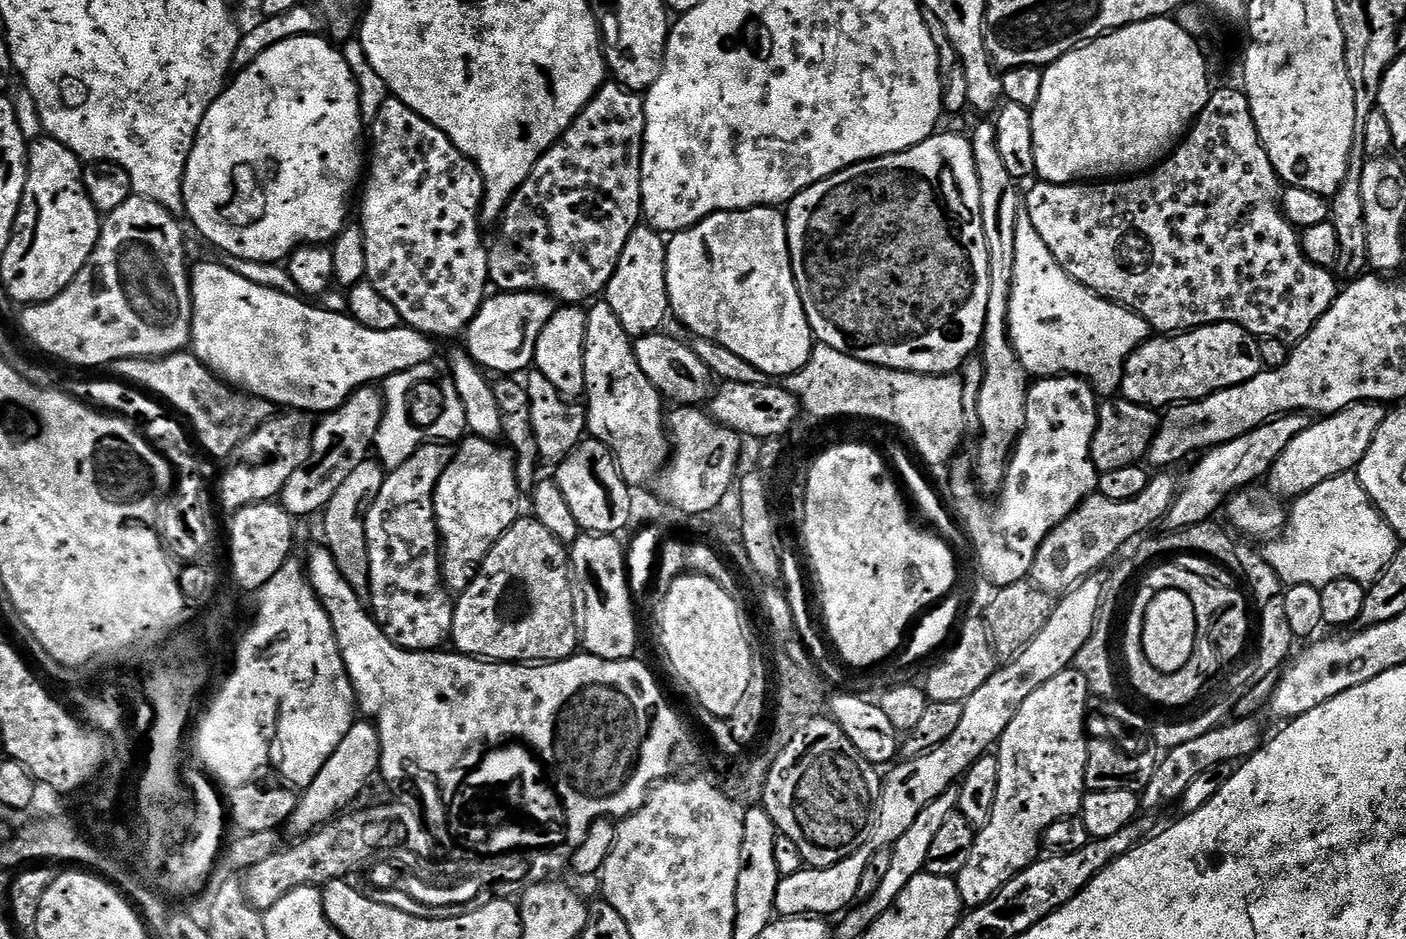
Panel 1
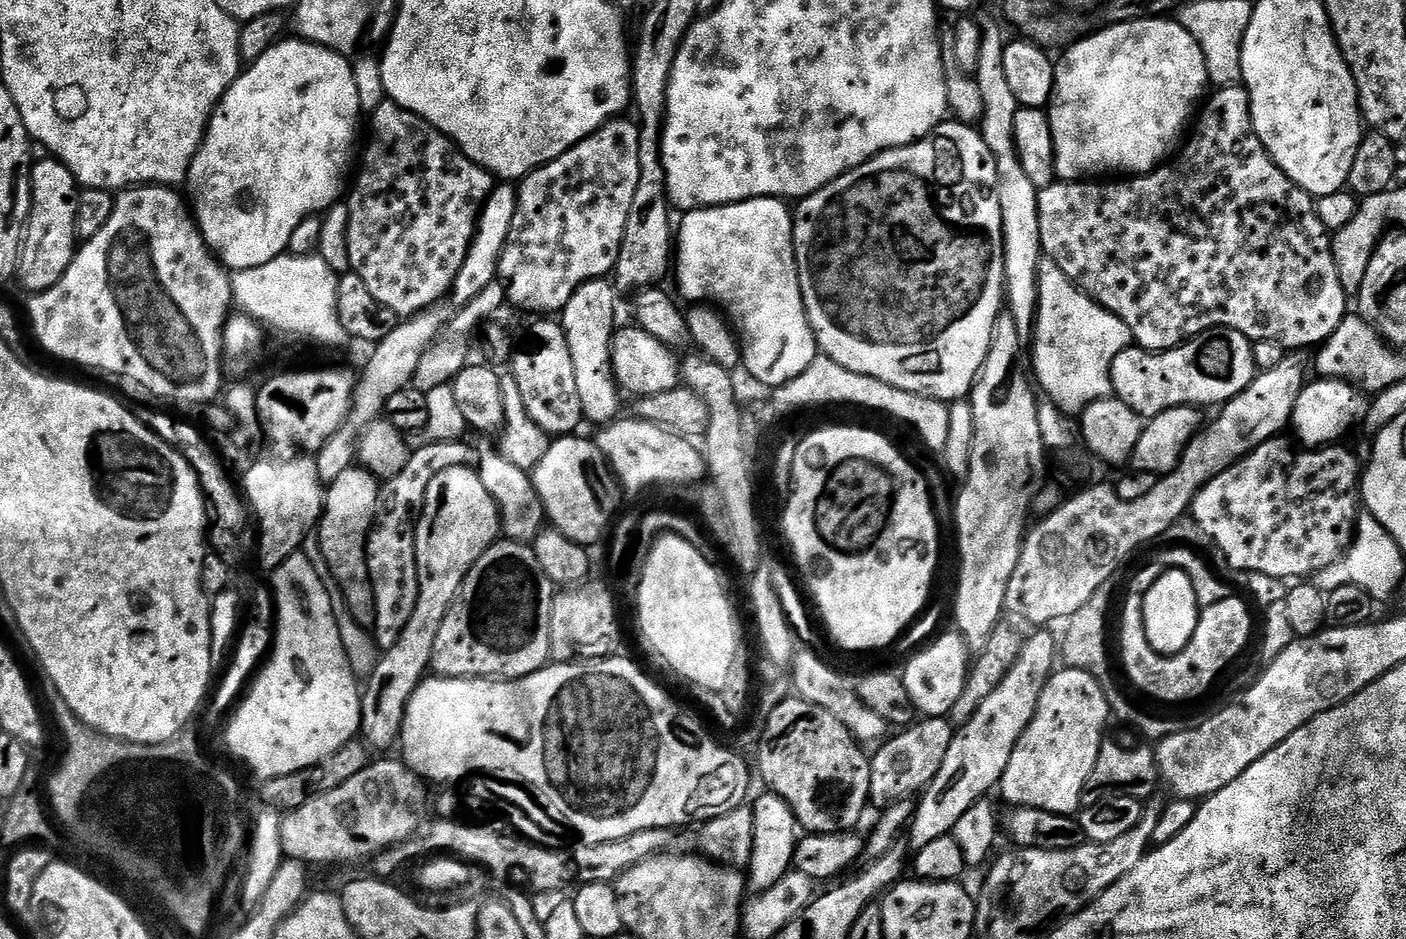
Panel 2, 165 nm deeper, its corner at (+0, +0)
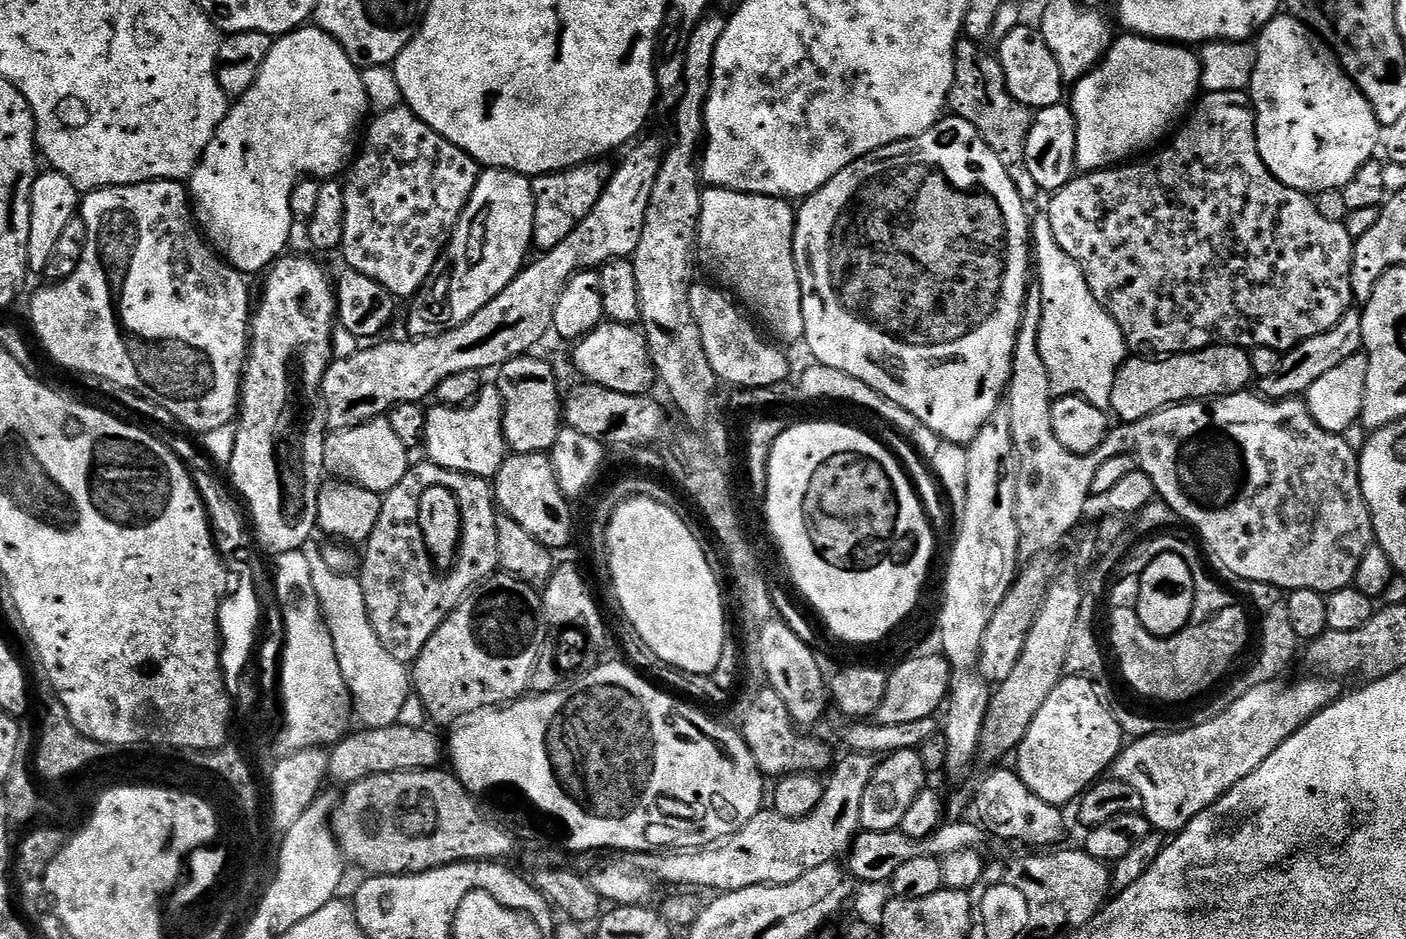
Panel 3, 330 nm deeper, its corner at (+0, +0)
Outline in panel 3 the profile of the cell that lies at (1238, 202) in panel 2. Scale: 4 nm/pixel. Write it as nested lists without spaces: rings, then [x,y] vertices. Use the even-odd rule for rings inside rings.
[[[1247,91],[1209,92],[1199,101],[1195,111],[1179,125],[1180,136],[1173,138],[1172,145],[1161,152],[1153,151],[1149,160],[1144,160],[1141,164],[1128,162],[1123,166],[1101,168],[1077,175],[1069,184],[1051,193],[1049,200],[1052,201],[1048,204],[1046,215],[1050,230],[1054,232],[1054,242],[1058,242],[1058,246],[1062,246],[1062,250],[1078,266],[1078,270],[1082,270],[1082,278],[1086,278],[1090,294],[1094,294],[1094,298],[1098,298],[1110,318],[1118,322],[1129,353],[1144,354],[1149,348],[1152,351],[1149,353],[1159,354],[1161,357],[1179,356],[1181,352],[1197,352],[1211,344],[1233,344],[1235,348],[1245,350],[1270,346],[1283,354],[1306,342],[1306,338],[1314,338],[1314,334],[1322,334],[1333,328],[1342,318],[1342,314],[1353,307],[1350,286],[1354,243],[1352,235],[1348,232],[1347,223],[1340,221],[1339,224],[1338,221],[1323,216],[1316,209],[1316,204],[1312,201],[1315,199],[1309,193],[1294,190],[1270,174],[1266,162],[1262,162],[1262,154],[1258,154],[1256,117]]]

